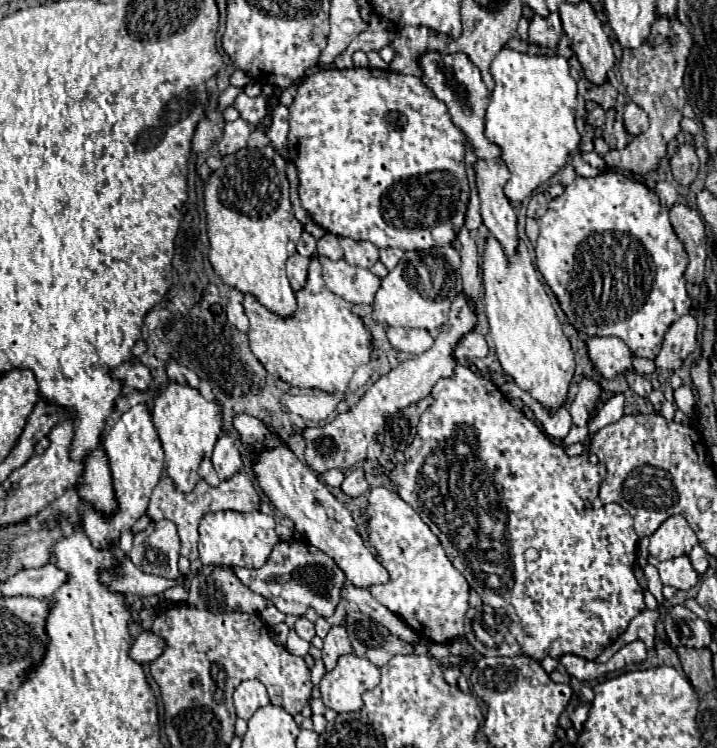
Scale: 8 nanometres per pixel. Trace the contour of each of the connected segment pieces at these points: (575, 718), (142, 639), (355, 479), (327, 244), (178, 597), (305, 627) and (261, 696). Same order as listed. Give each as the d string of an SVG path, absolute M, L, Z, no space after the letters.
M579 704L579 706L569 714L569 718L571 718L571 722L573 722L573 728L575 728L577 732L583 728L587 716L589 716L589 704Z
M141 632L133 640L129 656L139 664L147 664L147 662L153 662L155 658L159 658L163 654L163 650L165 650L163 638L155 636L153 632Z
M353 468L353 470L349 470L347 476L345 476L345 480L343 480L343 484L341 484L341 490L343 490L345 494L353 496L353 498L365 494L365 492L369 490L369 486L367 486L363 468Z
M329 232L317 242L317 252L319 252L321 256L331 258L331 260L341 260L341 258L343 258L343 250L341 250L341 246L339 246L339 242L337 242L337 236L333 236L333 234L329 234Z
M175 586L175 588L165 590L161 596L167 598L167 600L171 600L171 602L183 602L187 598L187 590L183 586Z
M301 616L301 618L297 618L297 622L295 622L295 632L297 632L299 638L311 642L313 636L315 636L315 626L313 626L313 622L309 622L305 616Z
M245 680L235 688L235 708L237 708L237 716L243 720L249 720L253 716L253 712L261 706L269 704L269 696L265 686L259 680Z

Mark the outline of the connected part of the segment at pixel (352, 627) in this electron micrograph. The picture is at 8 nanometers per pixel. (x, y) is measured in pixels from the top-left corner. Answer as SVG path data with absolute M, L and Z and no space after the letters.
M349 612L345 628L353 644L353 652L371 660L375 666L385 666L395 654L413 654L413 644L395 638L385 626L363 612Z

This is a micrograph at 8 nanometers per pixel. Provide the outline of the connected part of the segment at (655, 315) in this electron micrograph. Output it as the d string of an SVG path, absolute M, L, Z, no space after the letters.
M603 172L595 178L575 178L575 182L569 184L559 198L553 198L549 202L547 214L541 216L537 222L539 222L541 232L539 232L539 238L537 238L537 244L535 244L535 256L537 256L535 262L537 262L539 272L543 274L545 282L549 284L553 294L557 296L557 300L559 300L565 316L569 318L569 322L581 334L587 334L587 336L617 336L629 346L633 356L643 356L643 358L653 360L661 350L663 336L669 330L669 326L675 320L679 320L681 316L689 314L689 308L691 308L691 298L687 296L685 280L683 280L683 272L685 272L685 266L687 266L687 252L685 252L683 244L679 242L677 234L673 232L673 226L669 222L669 208L661 206L659 196L653 190L649 190L643 182L635 182L635 180L625 178L623 174L617 174L617 172Z

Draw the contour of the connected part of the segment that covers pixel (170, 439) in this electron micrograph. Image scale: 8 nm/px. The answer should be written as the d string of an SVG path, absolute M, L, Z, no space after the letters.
M169 382L167 388L161 388L157 392L159 394L153 400L151 418L165 450L167 476L173 478L173 482L181 492L191 492L199 480L197 470L201 460L211 456L213 446L221 434L221 424L223 424L221 404L217 400L203 398L197 388L179 382Z

